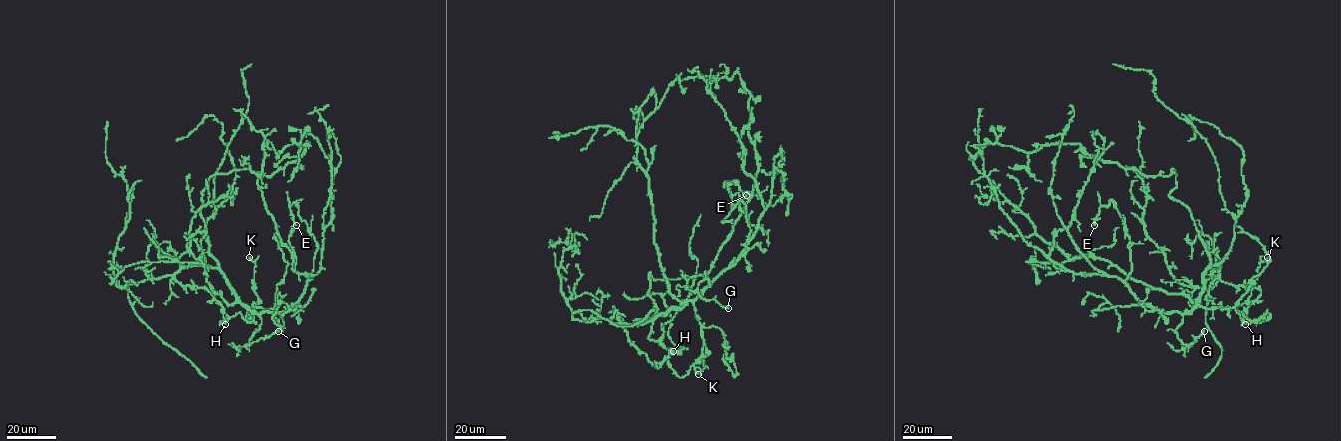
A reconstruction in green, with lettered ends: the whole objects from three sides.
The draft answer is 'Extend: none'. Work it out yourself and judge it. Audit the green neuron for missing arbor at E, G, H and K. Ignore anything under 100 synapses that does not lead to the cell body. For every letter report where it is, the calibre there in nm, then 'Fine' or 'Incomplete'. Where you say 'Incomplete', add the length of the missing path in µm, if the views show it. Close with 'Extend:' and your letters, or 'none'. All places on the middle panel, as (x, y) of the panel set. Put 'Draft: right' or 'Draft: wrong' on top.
Draft: right
E: Place: (746, 195). Thickness 140 nm. Fine
G: Place: (728, 308). Thickness 240 nm. Fine
H: Place: (673, 351). Thickness 100 nm. Fine
K: Place: (698, 374). Thickness 340 nm. Fine
Extend: none

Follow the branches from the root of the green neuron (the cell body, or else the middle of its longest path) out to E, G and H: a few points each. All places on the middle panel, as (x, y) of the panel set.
E: (669, 311), (693, 300), (728, 269), (759, 227), (764, 234), (769, 230), (752, 225), (740, 209), (746, 195)
G: (669, 311), (694, 300), (709, 287), (709, 281), (704, 279), (698, 285), (698, 294), (728, 308)
H: (669, 311), (639, 325), (620, 324), (629, 341), (656, 367), (673, 351)

